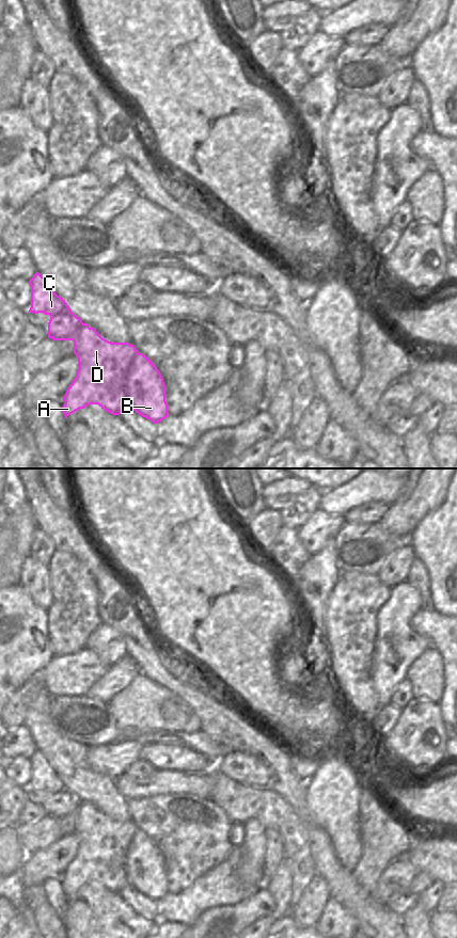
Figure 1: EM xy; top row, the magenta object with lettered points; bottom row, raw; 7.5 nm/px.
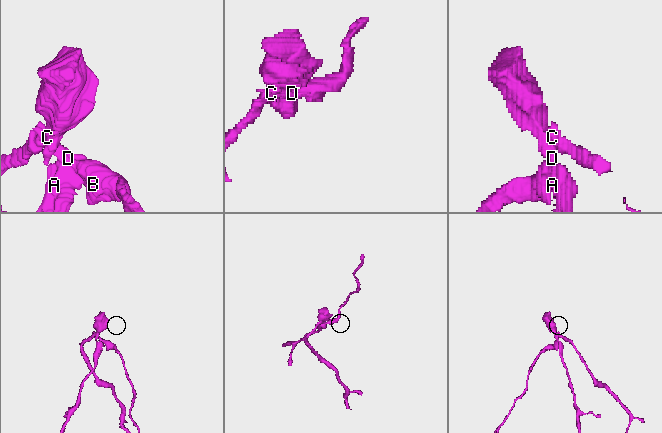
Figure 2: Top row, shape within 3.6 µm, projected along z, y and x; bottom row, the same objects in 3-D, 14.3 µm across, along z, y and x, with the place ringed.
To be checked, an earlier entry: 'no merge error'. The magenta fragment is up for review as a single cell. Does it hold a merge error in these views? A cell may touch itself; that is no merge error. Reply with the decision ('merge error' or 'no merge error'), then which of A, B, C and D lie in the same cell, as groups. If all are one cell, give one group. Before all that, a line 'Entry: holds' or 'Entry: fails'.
Entry: fails
merge error; A / B C D

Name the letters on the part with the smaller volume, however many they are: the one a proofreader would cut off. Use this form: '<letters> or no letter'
A.

